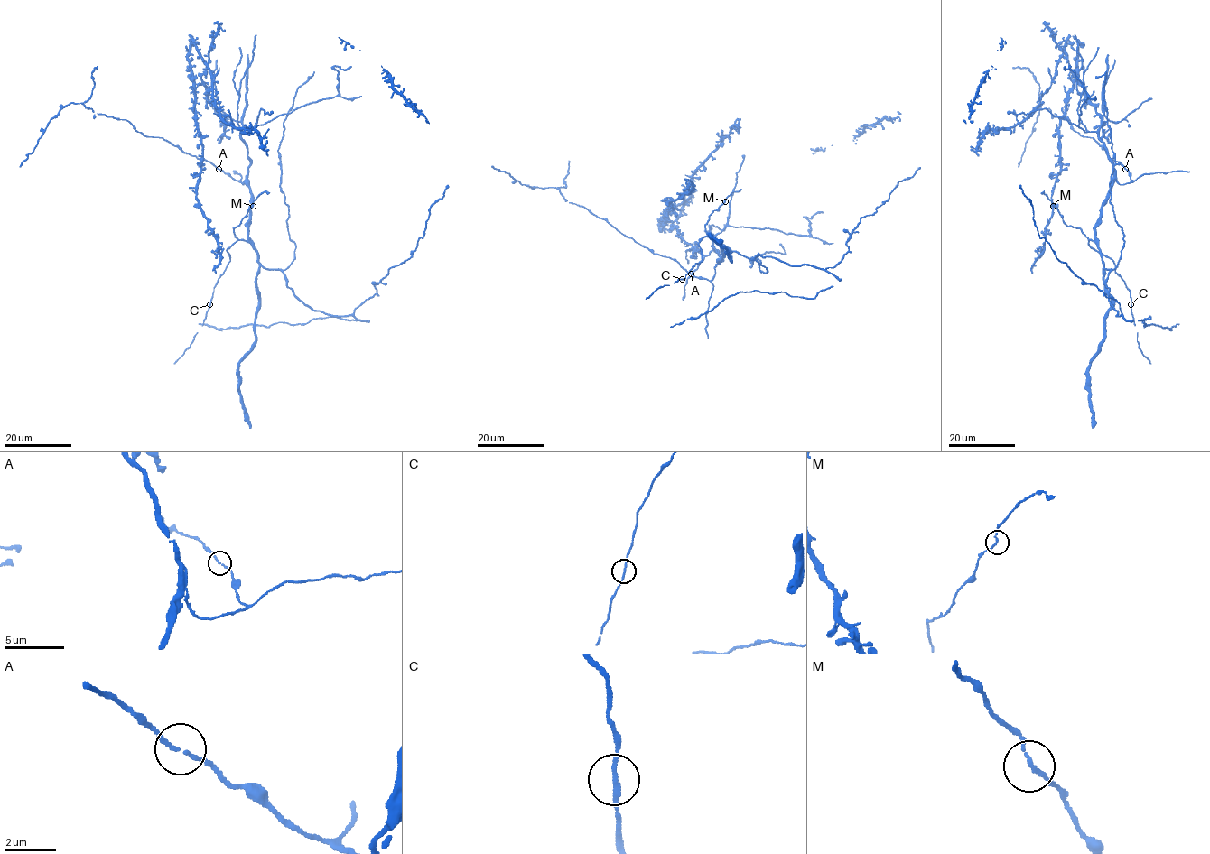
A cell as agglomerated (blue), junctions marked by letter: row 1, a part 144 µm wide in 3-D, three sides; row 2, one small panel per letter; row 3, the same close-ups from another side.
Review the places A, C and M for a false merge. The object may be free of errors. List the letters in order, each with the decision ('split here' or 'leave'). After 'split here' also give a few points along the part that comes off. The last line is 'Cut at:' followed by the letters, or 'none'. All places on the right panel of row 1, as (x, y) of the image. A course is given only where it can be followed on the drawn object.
A: leave
C: leave
M: leave
Cut at: none

